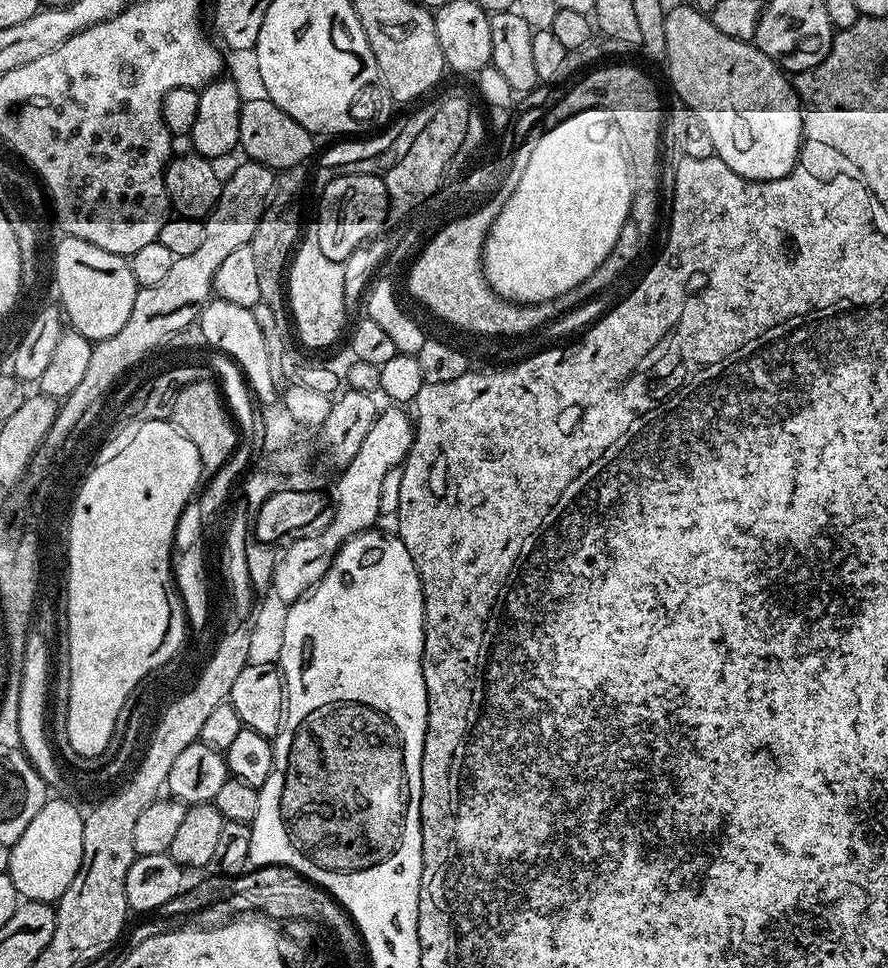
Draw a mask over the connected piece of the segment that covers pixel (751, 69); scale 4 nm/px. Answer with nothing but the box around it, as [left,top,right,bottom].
[666,2,806,182]

